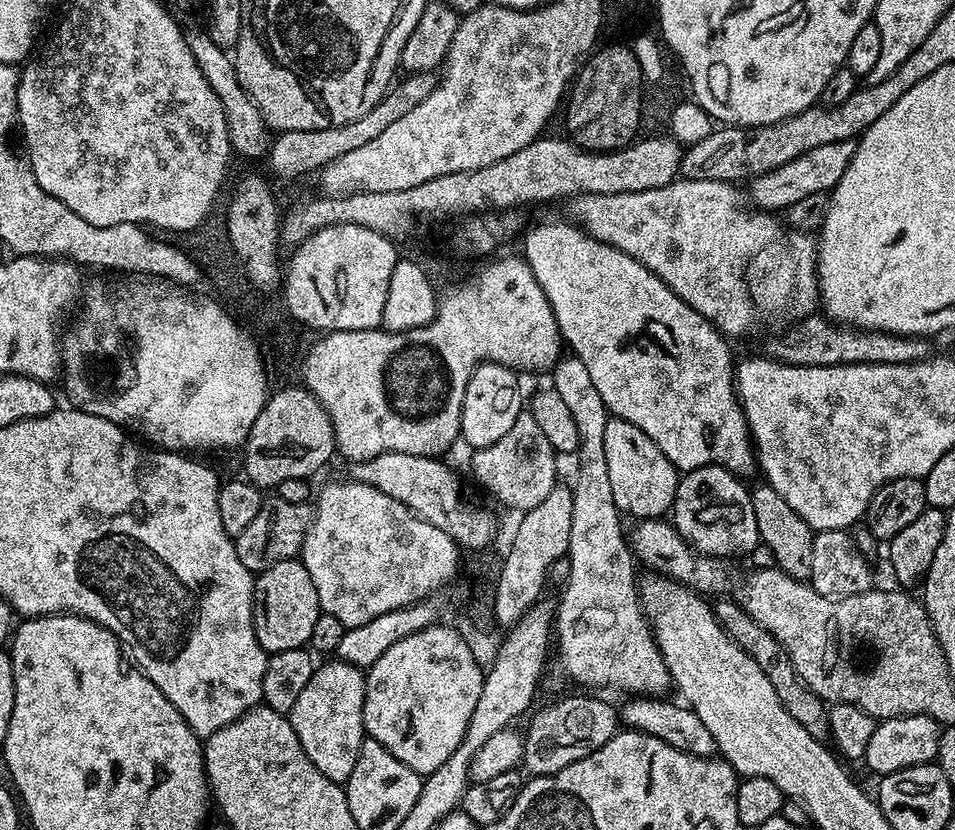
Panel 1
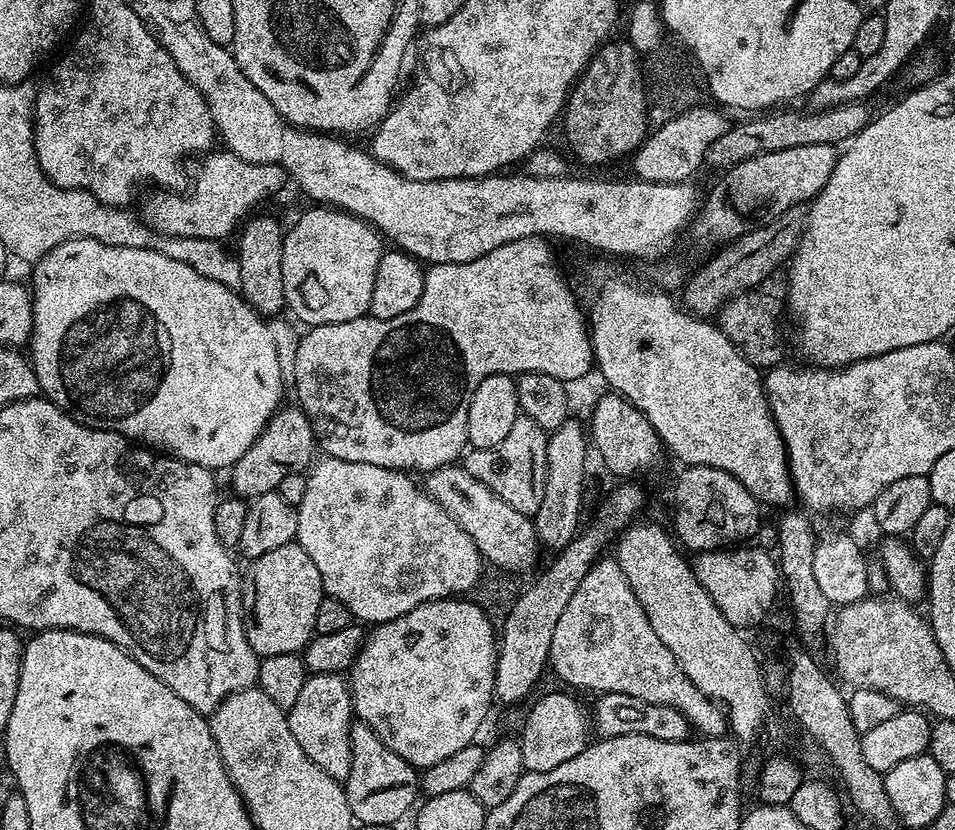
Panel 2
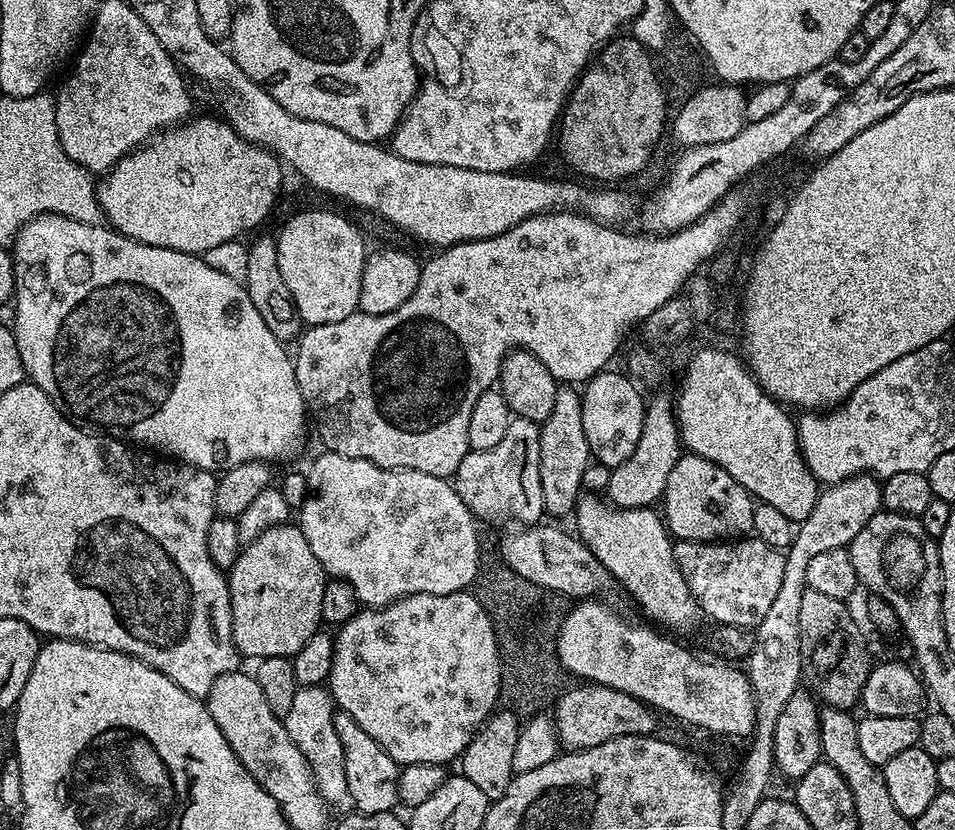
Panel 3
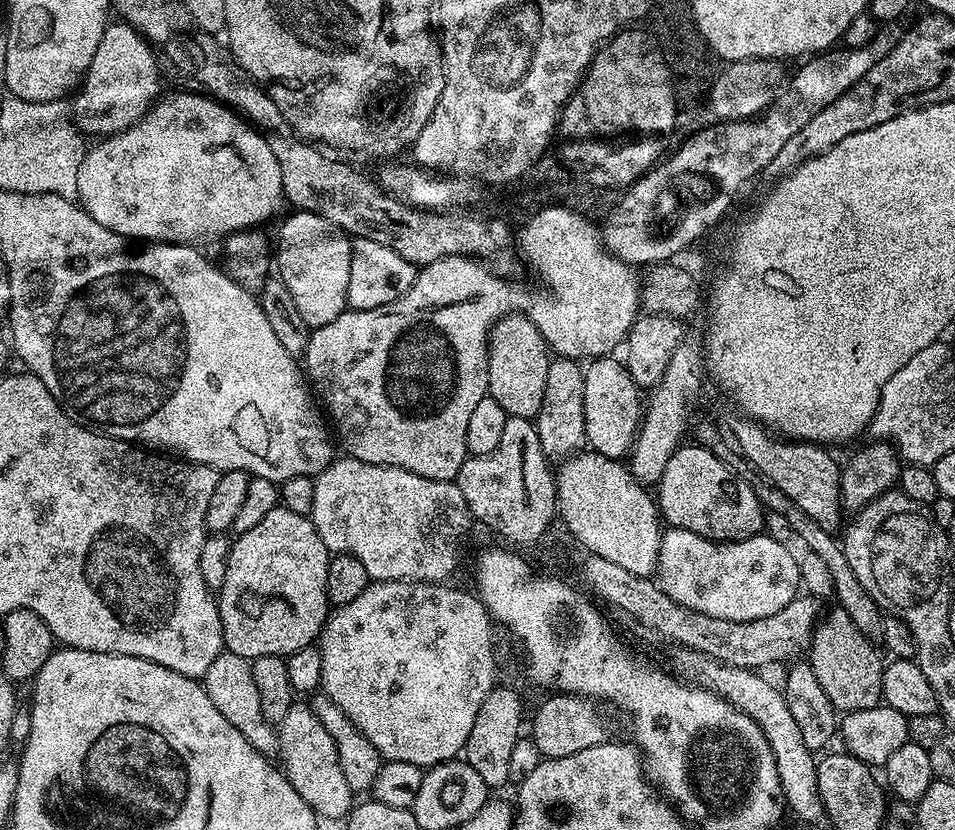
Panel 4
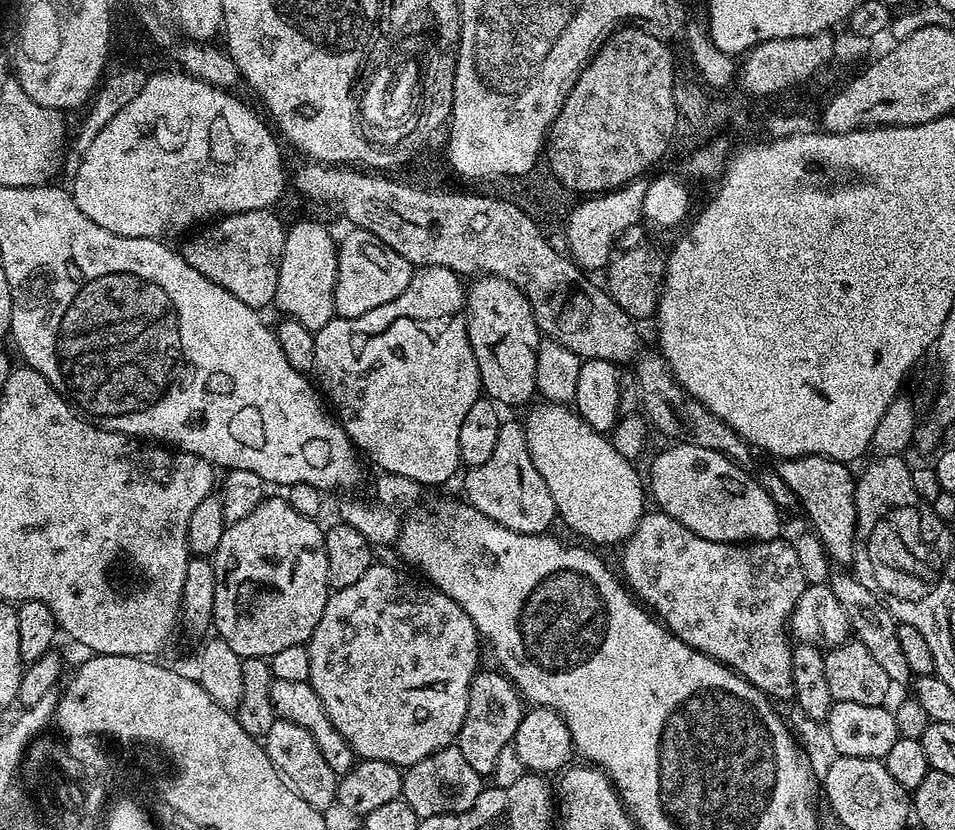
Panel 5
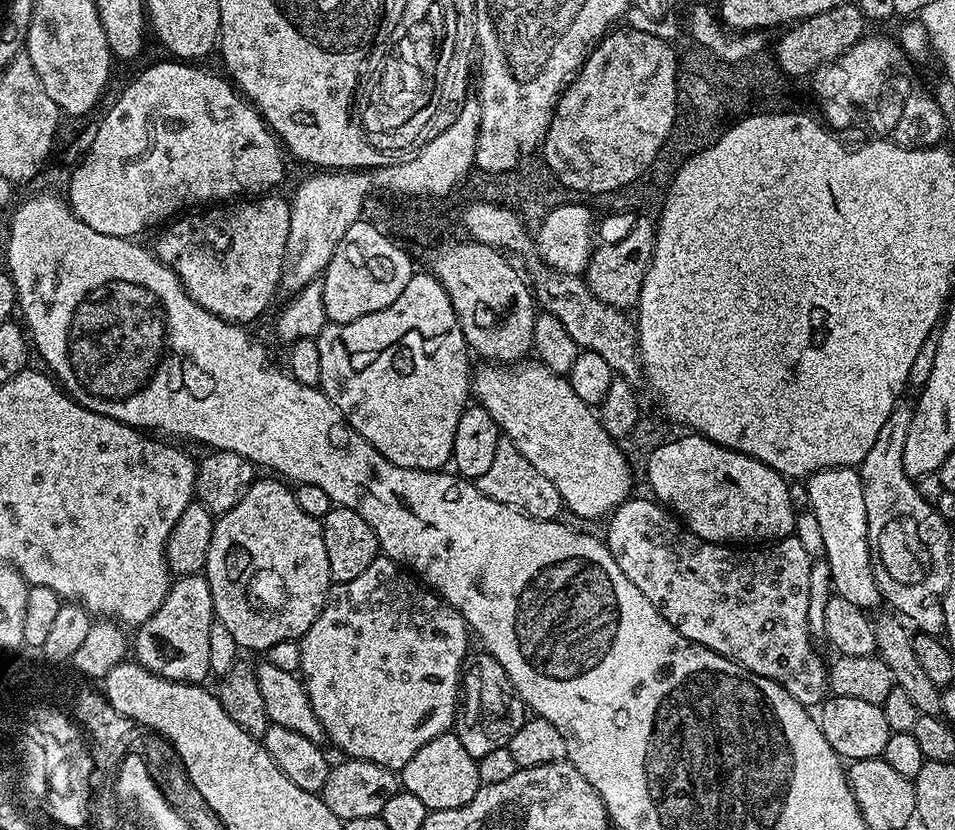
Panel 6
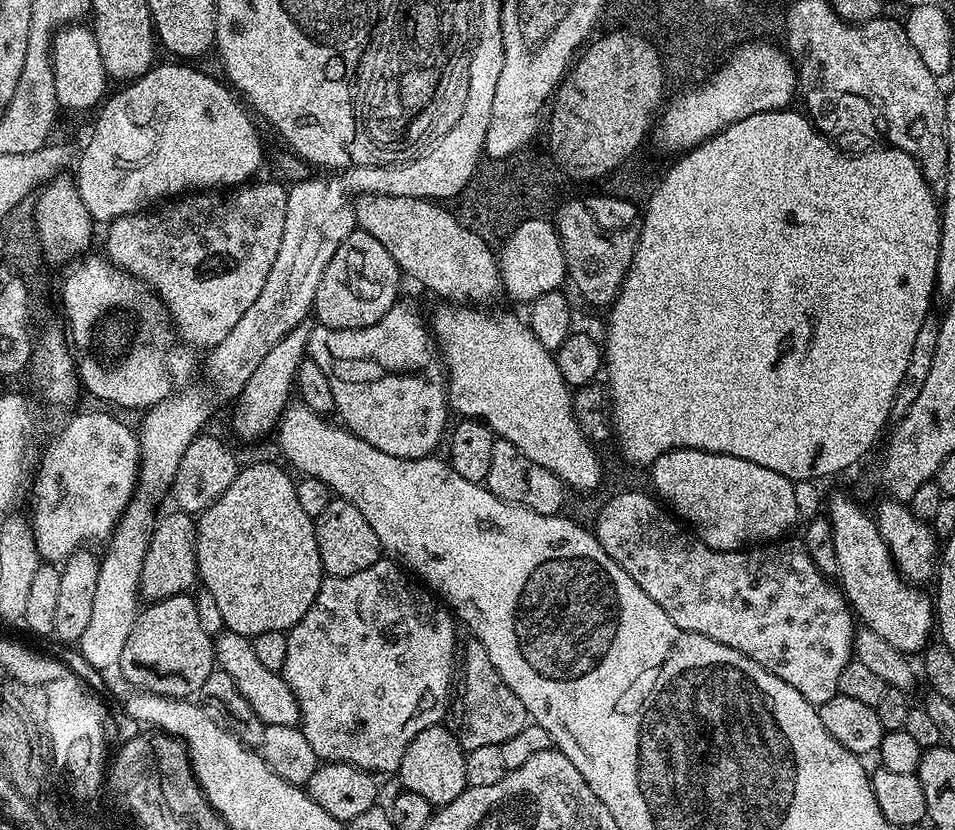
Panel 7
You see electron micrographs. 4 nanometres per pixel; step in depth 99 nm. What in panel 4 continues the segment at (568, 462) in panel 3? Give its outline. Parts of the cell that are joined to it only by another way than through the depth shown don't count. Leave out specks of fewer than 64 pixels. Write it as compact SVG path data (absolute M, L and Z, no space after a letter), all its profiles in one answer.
M565 356L549 359L542 410L538 410L534 423L538 430L538 442L542 442L542 450L549 461L563 462L585 447L586 382L581 361Z

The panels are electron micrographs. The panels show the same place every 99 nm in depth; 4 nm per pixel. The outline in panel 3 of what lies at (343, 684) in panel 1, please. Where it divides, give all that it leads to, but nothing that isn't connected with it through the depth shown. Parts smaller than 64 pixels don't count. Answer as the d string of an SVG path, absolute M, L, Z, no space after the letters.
M297 687L294 703L282 719L286 734L290 734L290 742L294 742L294 746L302 750L302 758L306 758L310 766L316 793L324 799L333 813L344 814L352 808L352 799L350 786L346 783L346 758L342 754L342 738L338 738L338 730L334 726L337 711L336 701L327 687Z

